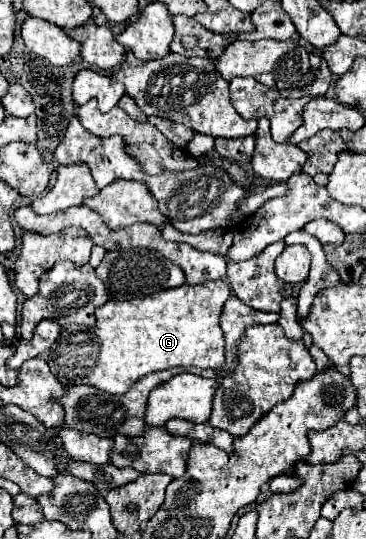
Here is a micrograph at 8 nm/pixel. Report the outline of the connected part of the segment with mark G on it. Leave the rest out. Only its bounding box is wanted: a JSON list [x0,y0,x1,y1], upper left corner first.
[48,282,230,394]

